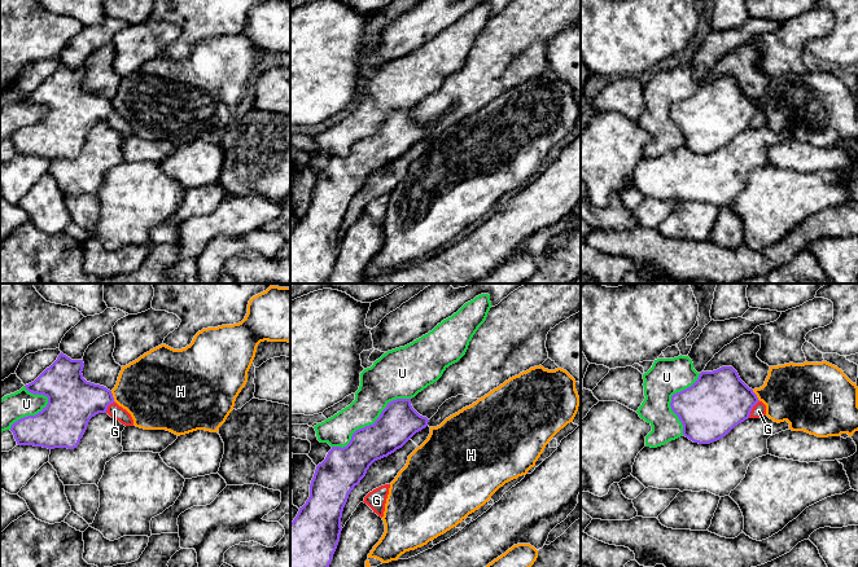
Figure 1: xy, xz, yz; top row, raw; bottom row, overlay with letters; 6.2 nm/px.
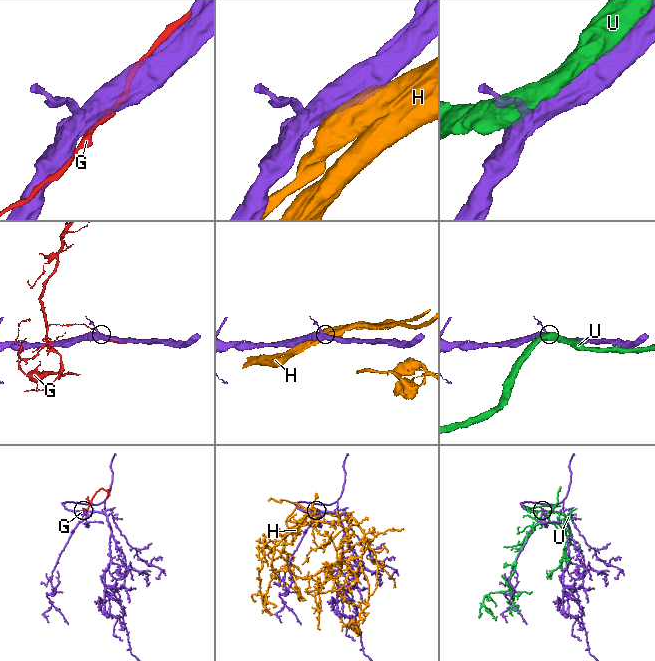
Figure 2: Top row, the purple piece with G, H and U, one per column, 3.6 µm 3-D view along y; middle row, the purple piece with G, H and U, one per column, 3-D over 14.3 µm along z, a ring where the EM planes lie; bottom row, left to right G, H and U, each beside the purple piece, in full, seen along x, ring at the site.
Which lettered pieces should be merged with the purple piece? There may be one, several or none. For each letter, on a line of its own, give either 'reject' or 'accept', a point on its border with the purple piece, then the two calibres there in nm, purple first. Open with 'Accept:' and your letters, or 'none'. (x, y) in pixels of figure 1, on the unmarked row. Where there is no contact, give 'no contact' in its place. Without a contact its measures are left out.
Accept: none
G: reject; contact yz (752, 118); calibres 380 and 90 nm
H: reject; contact xy (112, 106); calibres 300 and 400 nm
U: reject; contact xz (371, 135); calibres 240 and 240 nm

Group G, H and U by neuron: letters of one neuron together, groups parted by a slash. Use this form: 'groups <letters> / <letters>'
groups G / H / U

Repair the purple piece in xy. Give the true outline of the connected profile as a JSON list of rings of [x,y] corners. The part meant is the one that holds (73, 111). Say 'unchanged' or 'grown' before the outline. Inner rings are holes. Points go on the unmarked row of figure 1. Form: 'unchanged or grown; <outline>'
grown; [[[113,43],[97,48],[84,62],[82,70],[71,70],[62,62],[26,100],[34,105],[44,105],[48,114],[35,126],[27,126],[10,137],[18,155],[34,155],[48,159],[78,157],[88,132],[99,123],[106,123],[114,111],[111,100],[115,97],[122,76],[115,72],[113,62],[115,47]]]

